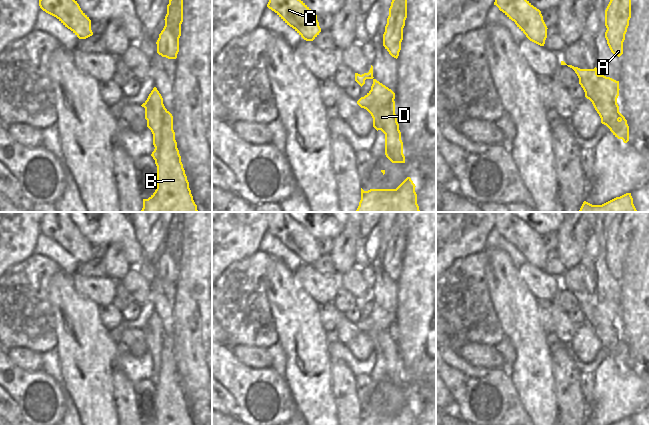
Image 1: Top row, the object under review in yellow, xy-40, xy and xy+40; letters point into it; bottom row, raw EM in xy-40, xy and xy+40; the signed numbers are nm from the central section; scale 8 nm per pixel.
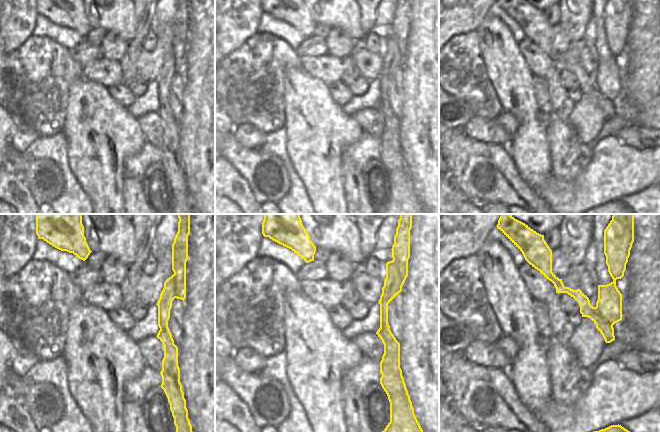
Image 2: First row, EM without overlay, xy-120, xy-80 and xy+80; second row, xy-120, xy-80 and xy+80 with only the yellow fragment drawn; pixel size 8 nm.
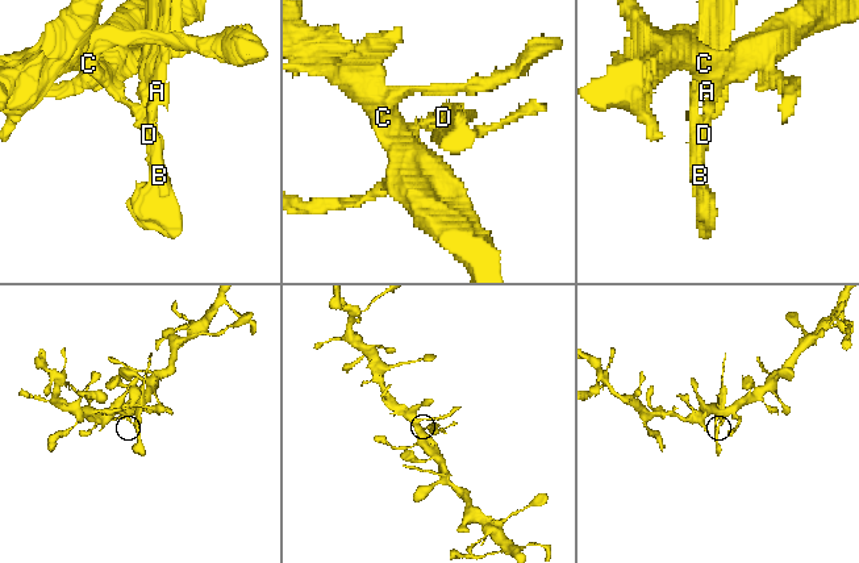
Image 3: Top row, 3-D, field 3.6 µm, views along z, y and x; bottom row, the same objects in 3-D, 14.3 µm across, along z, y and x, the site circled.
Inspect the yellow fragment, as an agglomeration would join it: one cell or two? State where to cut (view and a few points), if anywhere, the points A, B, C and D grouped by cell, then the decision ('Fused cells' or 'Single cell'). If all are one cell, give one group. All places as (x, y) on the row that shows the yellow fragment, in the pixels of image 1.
Split along xy+40 (599, 75), (591, 101). Groups: A B D / C. Fused cells.

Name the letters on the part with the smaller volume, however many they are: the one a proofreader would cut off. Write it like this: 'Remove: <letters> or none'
Remove: A, B, D.

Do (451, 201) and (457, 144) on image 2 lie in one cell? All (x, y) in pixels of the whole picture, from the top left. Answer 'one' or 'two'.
two

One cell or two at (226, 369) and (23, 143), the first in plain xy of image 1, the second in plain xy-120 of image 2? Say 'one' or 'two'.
two

